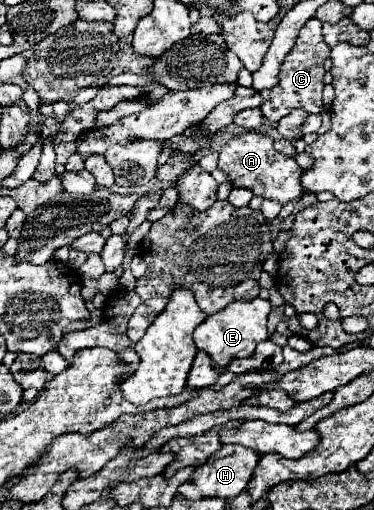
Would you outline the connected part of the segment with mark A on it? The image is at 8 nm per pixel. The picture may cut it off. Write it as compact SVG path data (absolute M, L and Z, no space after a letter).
M248 132L248 134L242 134L242 136L230 138L220 150L218 168L224 170L230 176L232 186L248 188L256 196L262 196L262 198L268 198L268 200L276 200L282 206L286 206L288 202L298 200L304 194L304 190L300 186L302 168L298 166L294 156L286 156L286 154L274 152L270 136Z

